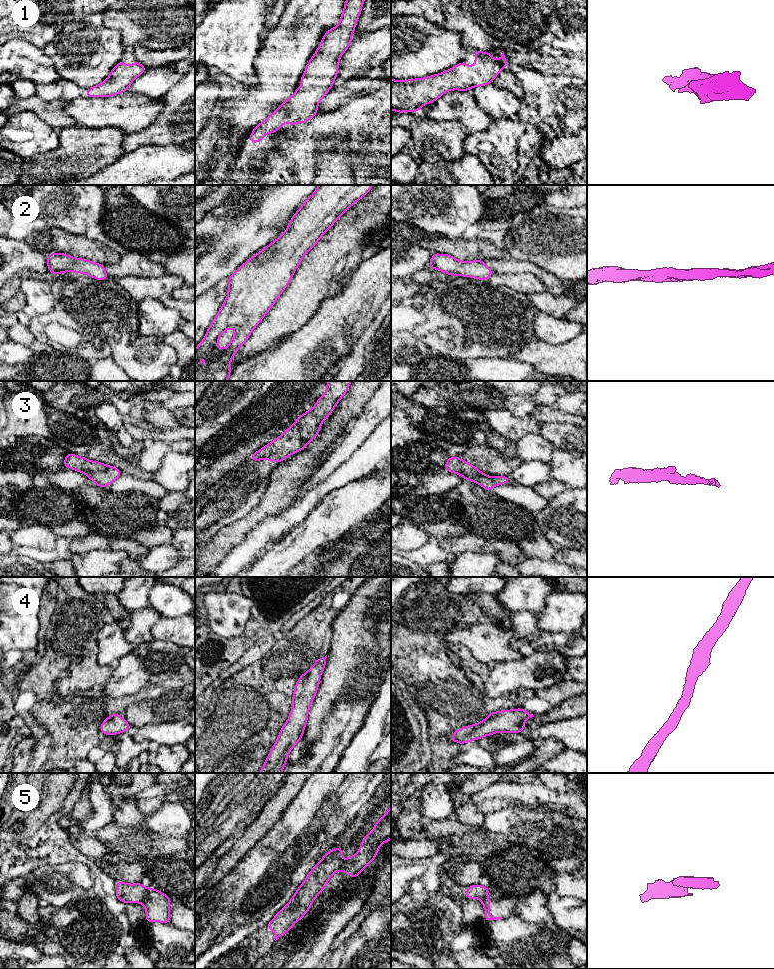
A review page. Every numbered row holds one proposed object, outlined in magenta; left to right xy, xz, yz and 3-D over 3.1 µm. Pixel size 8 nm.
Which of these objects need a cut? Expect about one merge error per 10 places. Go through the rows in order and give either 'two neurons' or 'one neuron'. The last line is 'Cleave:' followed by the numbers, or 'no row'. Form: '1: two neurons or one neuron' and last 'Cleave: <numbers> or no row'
1: one neuron
2: one neuron
3: one neuron
4: one neuron
5: two neurons
Cleave: 5

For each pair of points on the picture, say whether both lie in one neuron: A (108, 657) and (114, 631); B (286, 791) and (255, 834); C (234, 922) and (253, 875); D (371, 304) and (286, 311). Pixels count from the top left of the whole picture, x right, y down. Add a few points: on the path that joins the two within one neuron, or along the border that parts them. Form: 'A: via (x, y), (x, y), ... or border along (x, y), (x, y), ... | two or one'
A: via (110, 651), (111, 637) | one
B: via (278, 802), (263, 823) | one
C: border along (259, 884), (251, 889), (229, 920) | two
D: border along (337, 293), (325, 298), (318, 310), (303, 325) | two

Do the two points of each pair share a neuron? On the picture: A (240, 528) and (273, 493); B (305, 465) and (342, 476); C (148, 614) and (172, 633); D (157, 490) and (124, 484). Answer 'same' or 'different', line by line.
A: same
B: different
C: different
D: same

